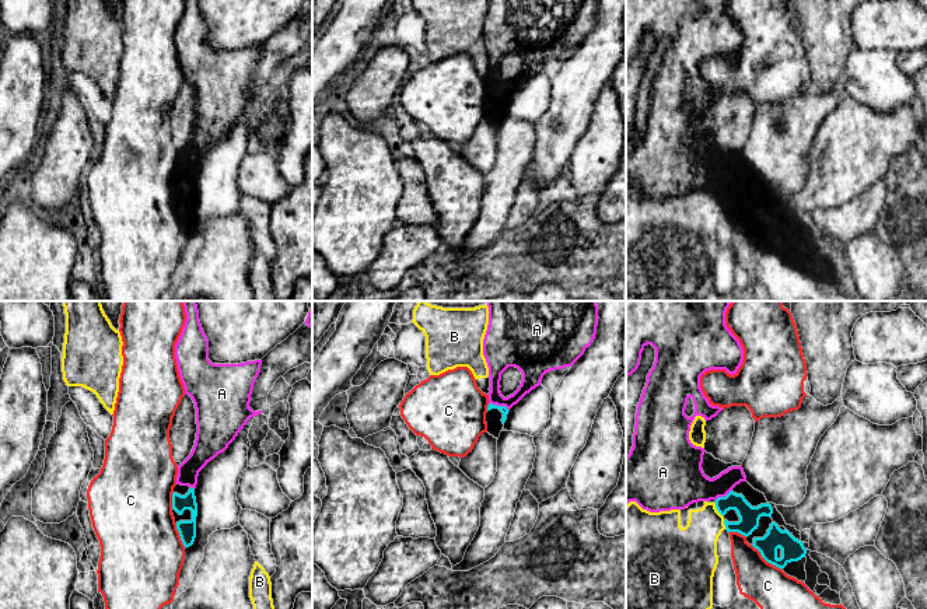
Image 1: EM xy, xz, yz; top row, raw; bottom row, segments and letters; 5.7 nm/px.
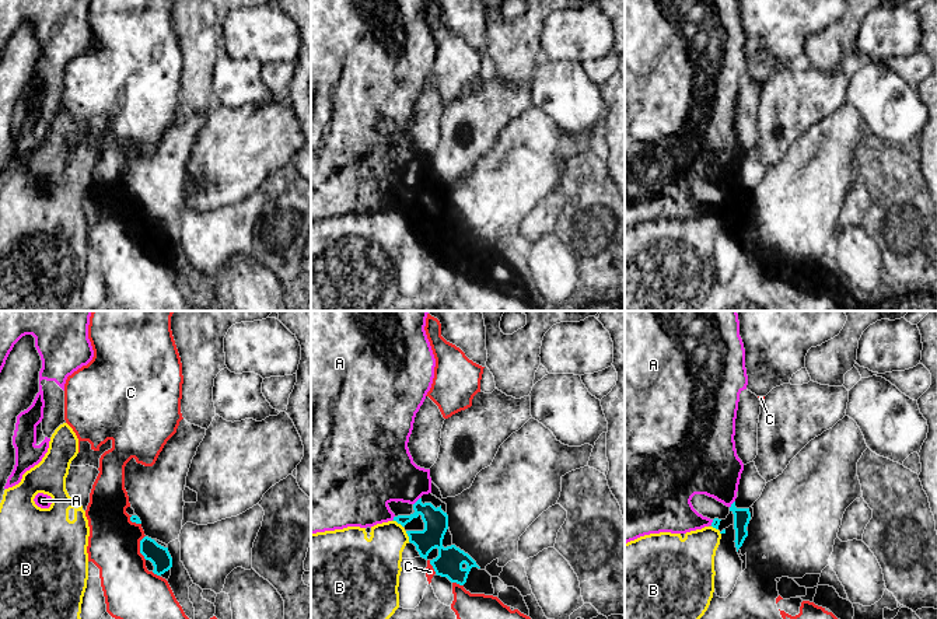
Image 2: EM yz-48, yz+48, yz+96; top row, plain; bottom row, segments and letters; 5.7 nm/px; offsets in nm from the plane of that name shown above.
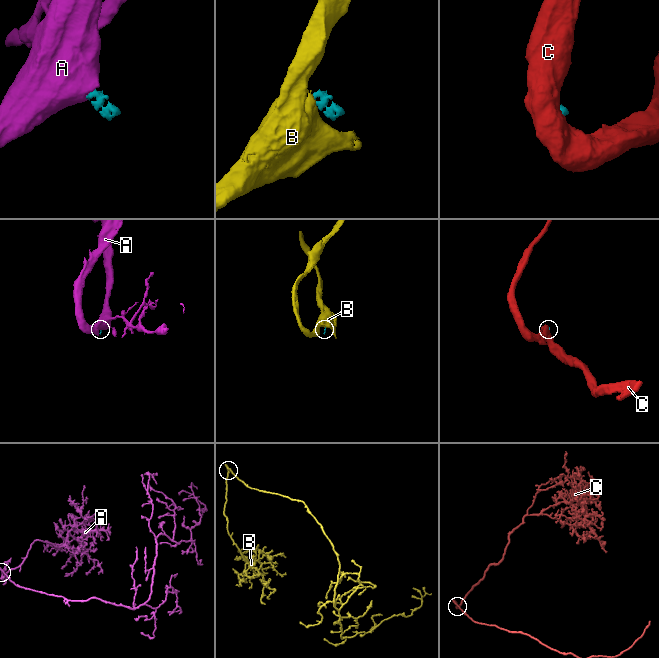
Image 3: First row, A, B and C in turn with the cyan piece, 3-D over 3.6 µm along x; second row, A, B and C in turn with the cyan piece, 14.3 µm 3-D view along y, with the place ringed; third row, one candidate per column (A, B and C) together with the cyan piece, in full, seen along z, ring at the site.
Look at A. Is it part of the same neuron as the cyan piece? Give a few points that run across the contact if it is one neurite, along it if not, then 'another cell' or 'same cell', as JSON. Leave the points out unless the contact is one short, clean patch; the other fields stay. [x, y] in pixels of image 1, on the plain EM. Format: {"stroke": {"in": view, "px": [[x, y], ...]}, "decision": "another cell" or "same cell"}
{"stroke": {"in": "xz", "px": [[503, 95], [499, 93], [495, 83], [497, 49]]}, "decision": "same cell"}

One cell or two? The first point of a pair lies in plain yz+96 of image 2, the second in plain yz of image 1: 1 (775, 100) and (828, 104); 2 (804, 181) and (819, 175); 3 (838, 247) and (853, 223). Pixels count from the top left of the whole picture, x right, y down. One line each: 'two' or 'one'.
1: one
2: one
3: two

